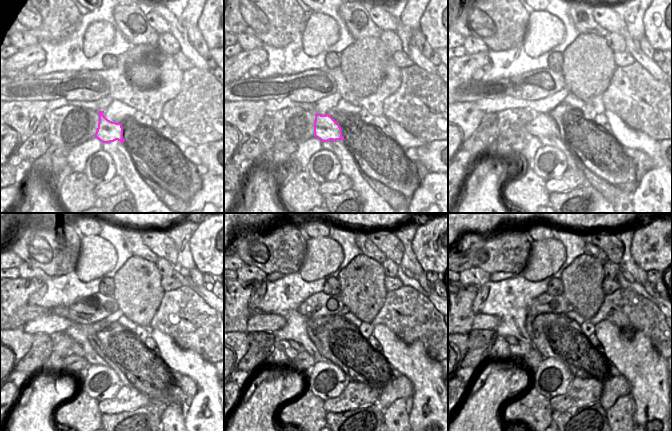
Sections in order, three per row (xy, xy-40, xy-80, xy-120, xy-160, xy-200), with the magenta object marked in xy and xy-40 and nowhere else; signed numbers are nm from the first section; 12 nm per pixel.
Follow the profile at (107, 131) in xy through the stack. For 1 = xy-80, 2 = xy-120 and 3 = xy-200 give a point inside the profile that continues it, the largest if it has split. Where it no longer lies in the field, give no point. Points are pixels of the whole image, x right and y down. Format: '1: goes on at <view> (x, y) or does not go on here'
1: goes on at xy-80 (543, 124)
2: goes on at xy-120 (76, 348)
3: goes on at xy-200 (509, 339)

